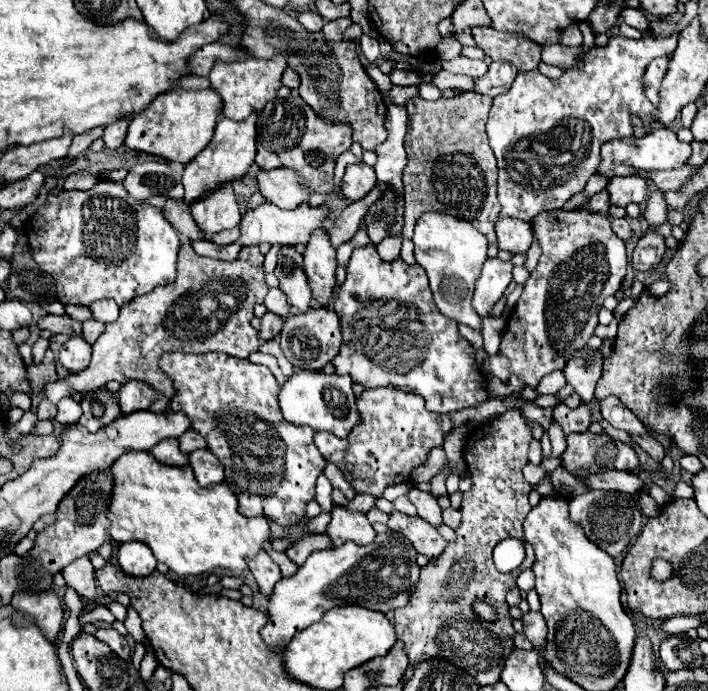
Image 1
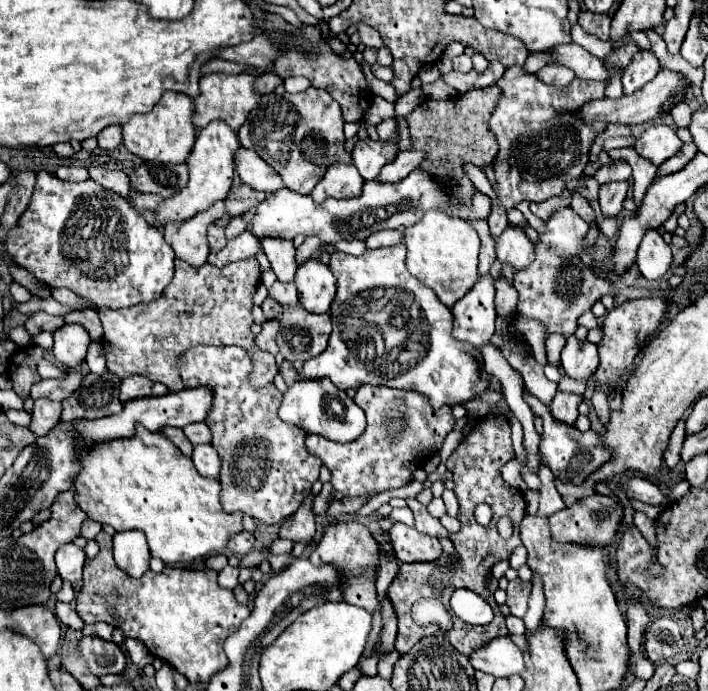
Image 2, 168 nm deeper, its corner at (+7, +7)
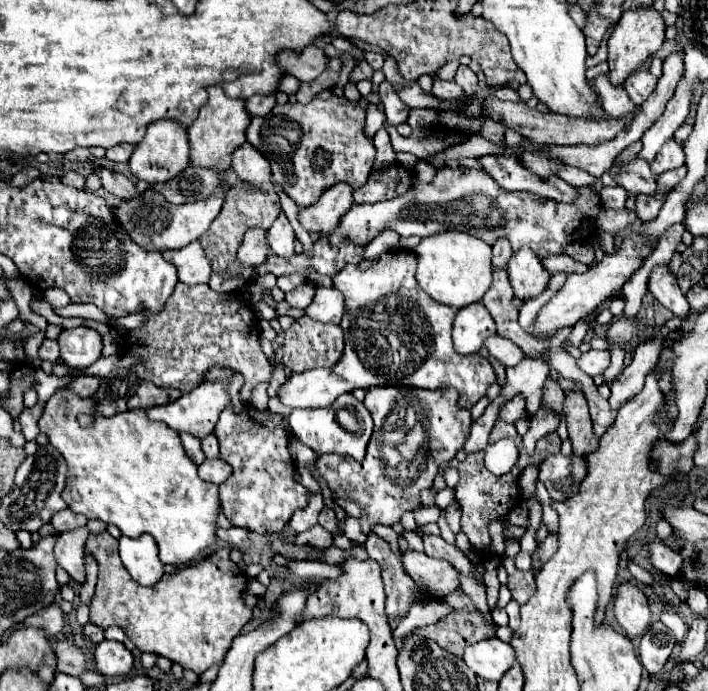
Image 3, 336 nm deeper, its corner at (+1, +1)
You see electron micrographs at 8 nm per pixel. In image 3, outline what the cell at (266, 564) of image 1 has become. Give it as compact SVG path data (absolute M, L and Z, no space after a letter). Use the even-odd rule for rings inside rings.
M230 527L230 529L218 529L216 531L216 537L222 539L224 543L228 543L230 547L238 547L238 549L244 549L250 539L248 539L248 531L242 529L242 527Z

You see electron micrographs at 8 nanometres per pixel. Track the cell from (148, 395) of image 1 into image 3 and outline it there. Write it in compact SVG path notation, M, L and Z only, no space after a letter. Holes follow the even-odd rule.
M142 381L142 385L136 391L136 395L130 399L128 407L130 409L136 409L136 407L150 409L150 407L172 403L172 401L176 401L180 397L182 397L182 393L178 389L164 389L164 387L154 385L152 381Z

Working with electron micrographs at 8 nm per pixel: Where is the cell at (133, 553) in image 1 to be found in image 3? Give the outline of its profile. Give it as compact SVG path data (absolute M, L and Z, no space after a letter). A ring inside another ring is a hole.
M142 533L136 539L122 535L120 557L132 579L140 585L156 585L156 581L164 575L164 565L158 559L158 547L154 543L154 537L148 533Z

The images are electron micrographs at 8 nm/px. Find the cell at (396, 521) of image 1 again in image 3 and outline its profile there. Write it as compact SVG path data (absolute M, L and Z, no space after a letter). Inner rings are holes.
M404 551L402 563L414 583L432 597L446 597L460 587L458 571L442 559L428 557L424 551Z

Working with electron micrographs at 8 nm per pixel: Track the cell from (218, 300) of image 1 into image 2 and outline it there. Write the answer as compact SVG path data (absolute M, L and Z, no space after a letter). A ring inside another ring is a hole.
M256 257L252 259L244 259L244 261L234 261L230 265L224 267L216 267L216 265L202 265L200 269L192 269L186 261L176 259L176 275L172 279L172 283L164 289L164 293L150 303L138 303L132 305L128 309L98 309L100 319L102 319L102 327L104 327L104 337L102 337L102 351L106 355L106 365L108 371L118 375L120 379L130 377L130 375L142 375L148 377L152 381L164 383L168 387L170 393L182 391L182 379L176 371L176 357L180 353L184 353L186 349L194 347L194 345L236 345L248 351L248 355L252 357L254 363L254 375L250 375L252 385L266 385L274 379L274 375L278 373L278 365L274 361L274 355L270 355L268 351L262 351L254 345L254 333L250 331L252 325L252 299L256 293L256 287L260 283L260 263Z

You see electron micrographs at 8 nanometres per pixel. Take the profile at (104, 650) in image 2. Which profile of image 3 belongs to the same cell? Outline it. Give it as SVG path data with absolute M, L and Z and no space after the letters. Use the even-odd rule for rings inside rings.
M102 641L96 645L96 669L102 675L128 675L132 669L132 653L118 641Z

